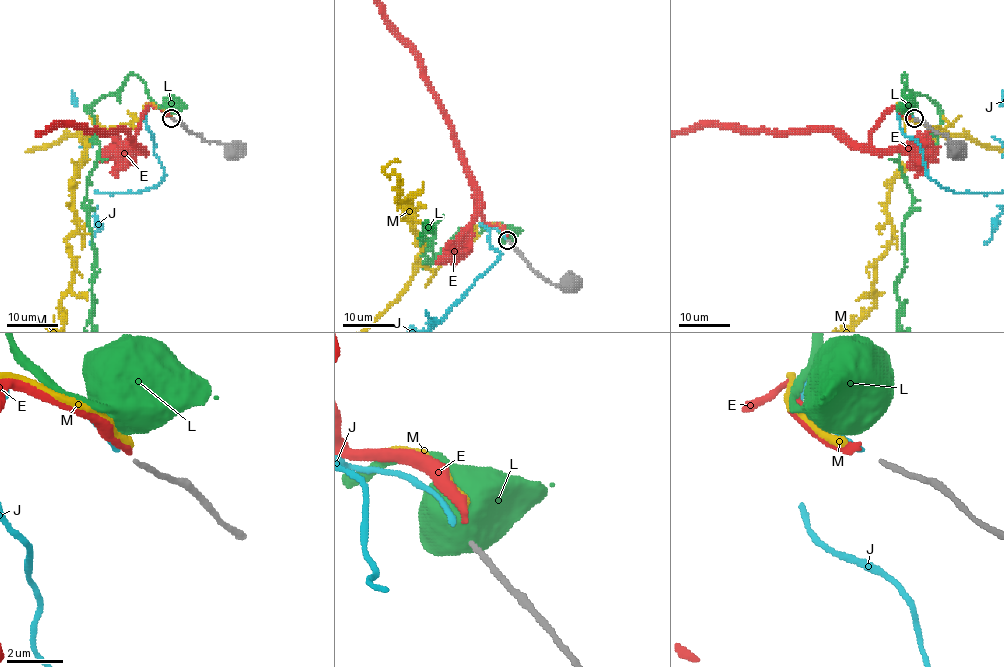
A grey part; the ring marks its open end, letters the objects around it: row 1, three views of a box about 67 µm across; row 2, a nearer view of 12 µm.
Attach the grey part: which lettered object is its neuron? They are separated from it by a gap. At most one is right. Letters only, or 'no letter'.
J

